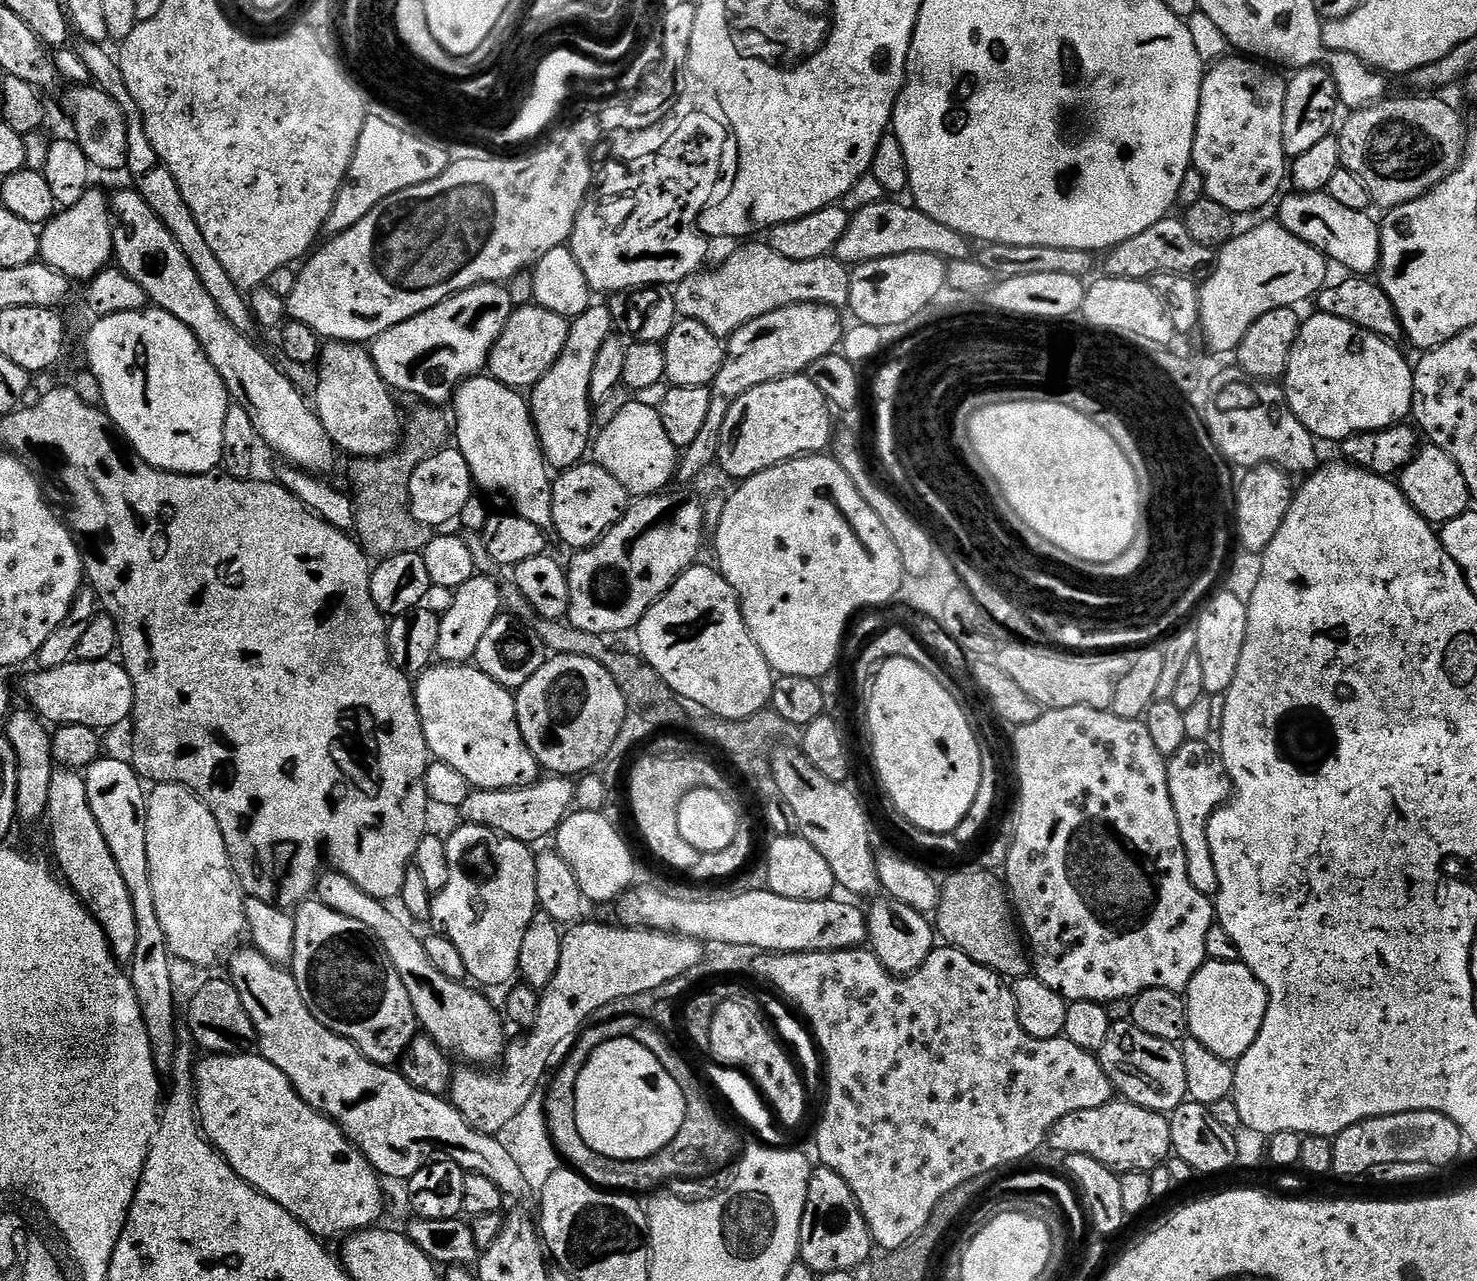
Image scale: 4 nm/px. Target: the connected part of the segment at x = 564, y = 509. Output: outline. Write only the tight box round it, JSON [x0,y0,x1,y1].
[552,462,630,550]

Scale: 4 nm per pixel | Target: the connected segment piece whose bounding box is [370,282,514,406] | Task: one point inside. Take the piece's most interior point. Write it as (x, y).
(426, 356)

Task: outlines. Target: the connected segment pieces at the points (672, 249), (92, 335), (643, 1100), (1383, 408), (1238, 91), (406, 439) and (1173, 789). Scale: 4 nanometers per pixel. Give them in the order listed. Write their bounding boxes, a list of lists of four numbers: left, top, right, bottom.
[[570,112,724,294],[84,306,230,476],[577,1040,686,1160],[1282,311,1414,442],[1192,54,1288,214],[348,432,436,560],[1167,740,1233,898]]

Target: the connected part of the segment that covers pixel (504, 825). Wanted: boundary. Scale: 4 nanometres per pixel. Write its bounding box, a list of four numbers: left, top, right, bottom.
[458,774,576,846]

